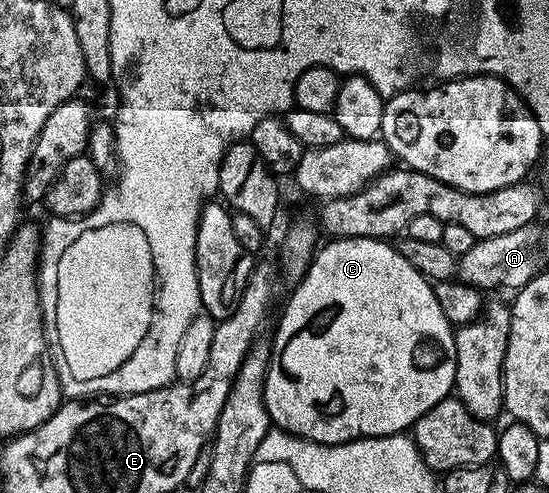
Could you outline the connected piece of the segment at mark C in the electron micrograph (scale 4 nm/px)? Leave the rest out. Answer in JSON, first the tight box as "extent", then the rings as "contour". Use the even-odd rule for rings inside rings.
{"extent":[264,238,454,445],"contour":[[[333,238],[312,256],[308,272],[291,291],[276,327],[276,339],[271,340],[272,360],[264,386],[268,415],[279,430],[326,445],[373,435],[398,435],[453,394],[454,324],[442,313],[435,286],[391,242]]]}

